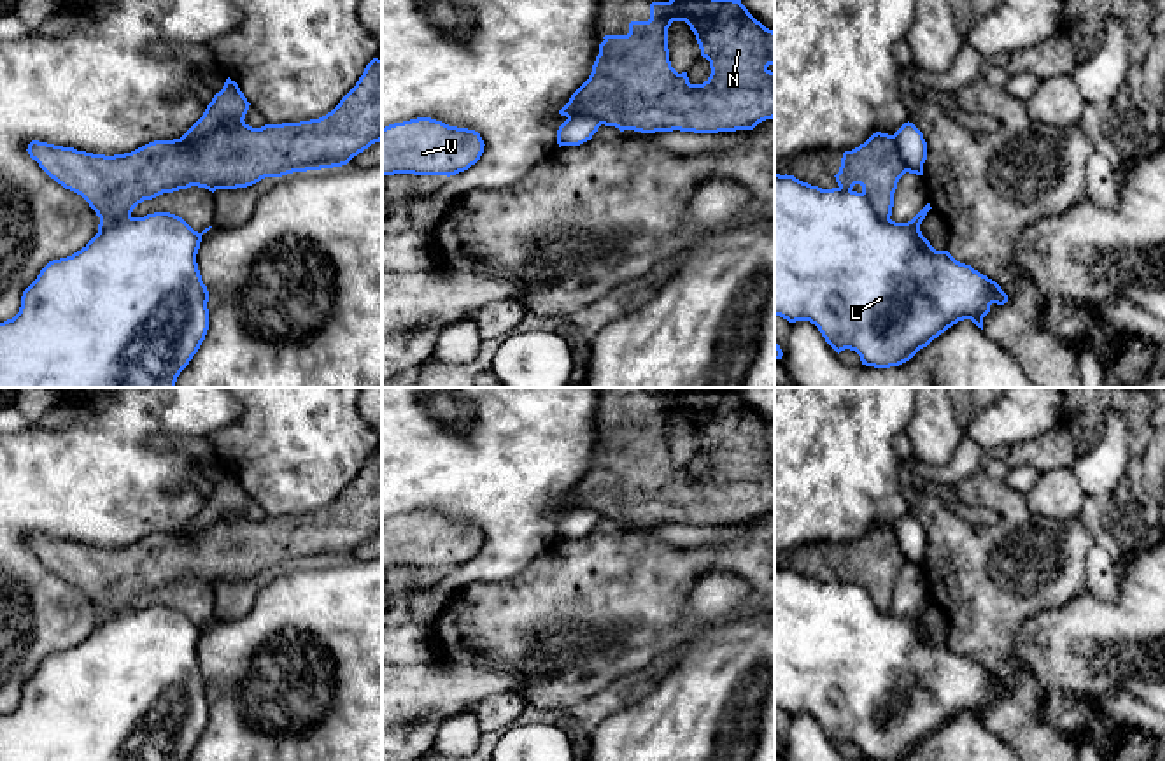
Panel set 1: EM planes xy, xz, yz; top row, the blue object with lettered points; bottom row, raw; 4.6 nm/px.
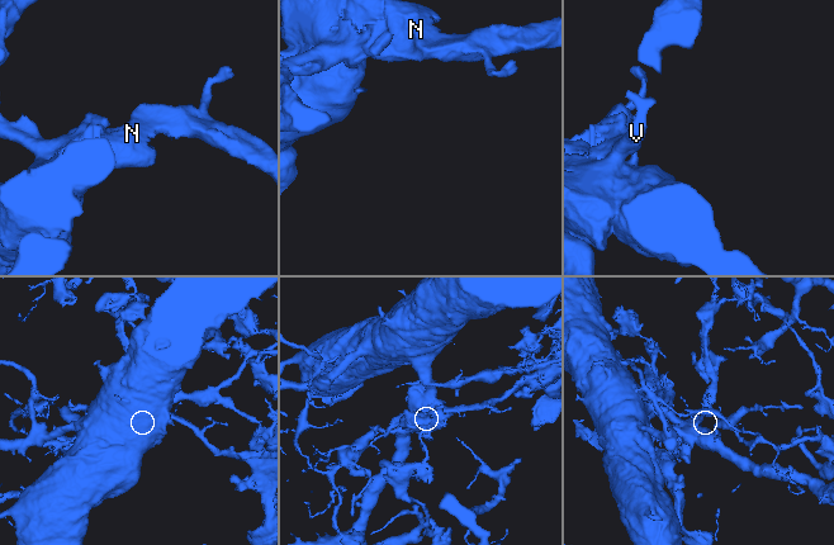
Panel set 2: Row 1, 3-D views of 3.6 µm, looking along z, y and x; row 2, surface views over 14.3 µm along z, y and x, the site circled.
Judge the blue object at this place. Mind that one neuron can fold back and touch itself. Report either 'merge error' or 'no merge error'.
merge error

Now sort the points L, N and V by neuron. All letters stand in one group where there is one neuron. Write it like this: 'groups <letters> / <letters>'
groups L / N V

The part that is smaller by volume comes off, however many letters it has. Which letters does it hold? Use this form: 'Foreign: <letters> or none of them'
Foreign: N, V

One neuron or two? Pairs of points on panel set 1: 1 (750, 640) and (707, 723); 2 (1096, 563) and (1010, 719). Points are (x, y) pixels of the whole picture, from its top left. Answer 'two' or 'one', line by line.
1: one
2: two

